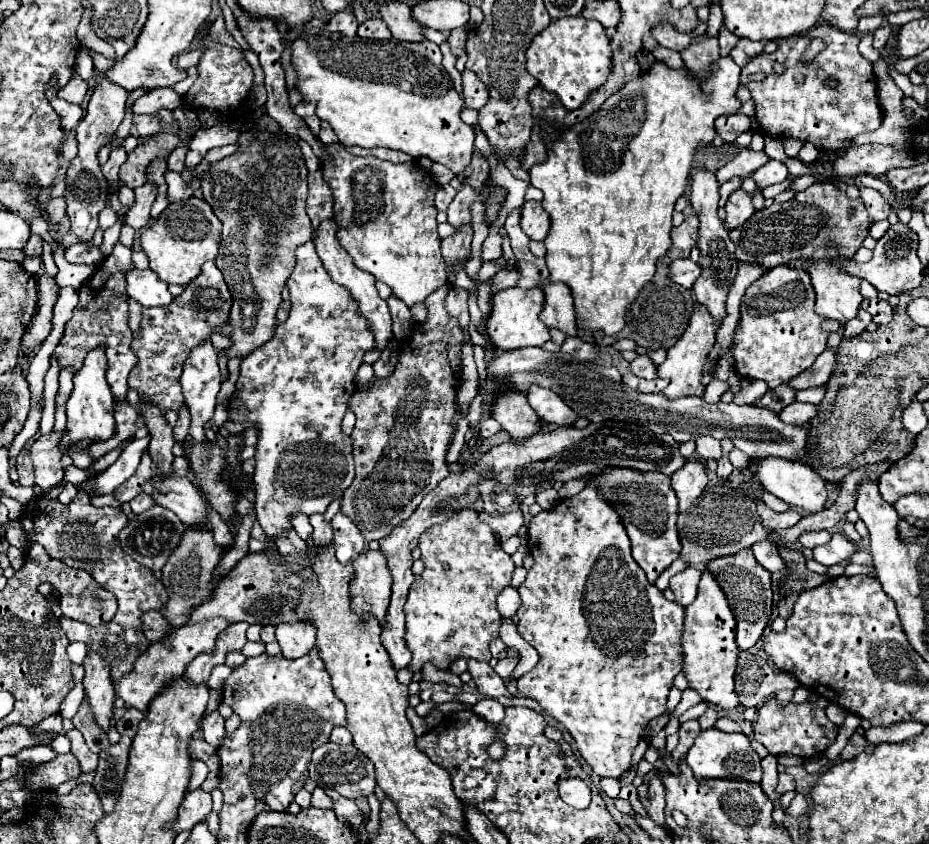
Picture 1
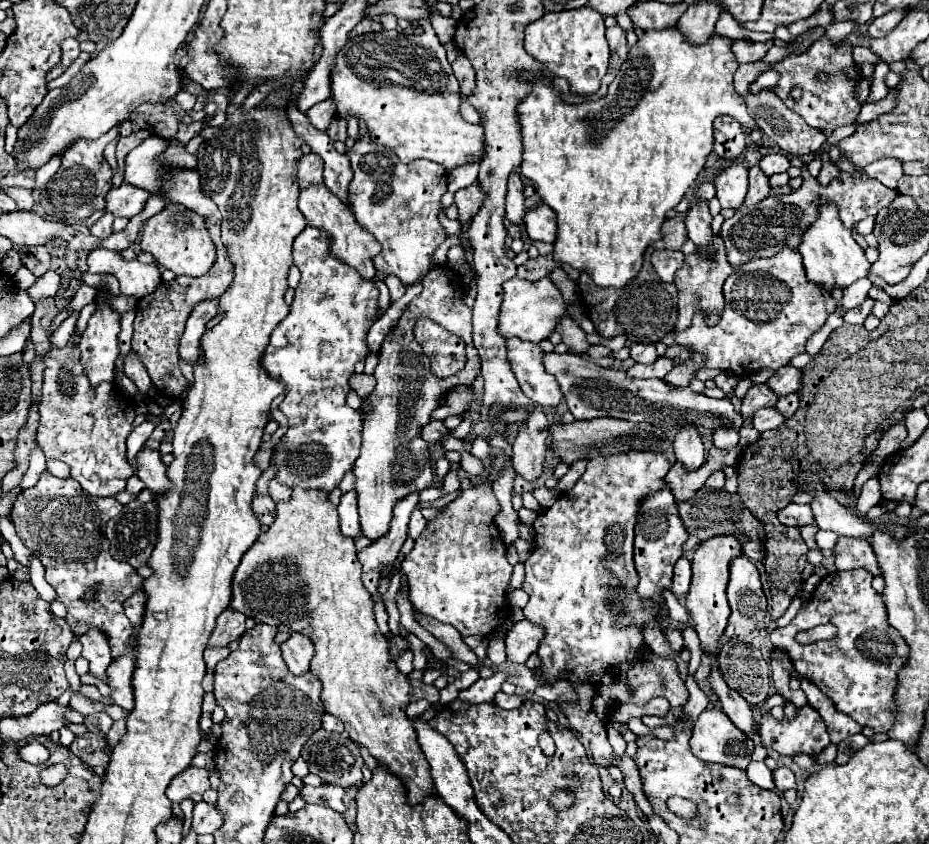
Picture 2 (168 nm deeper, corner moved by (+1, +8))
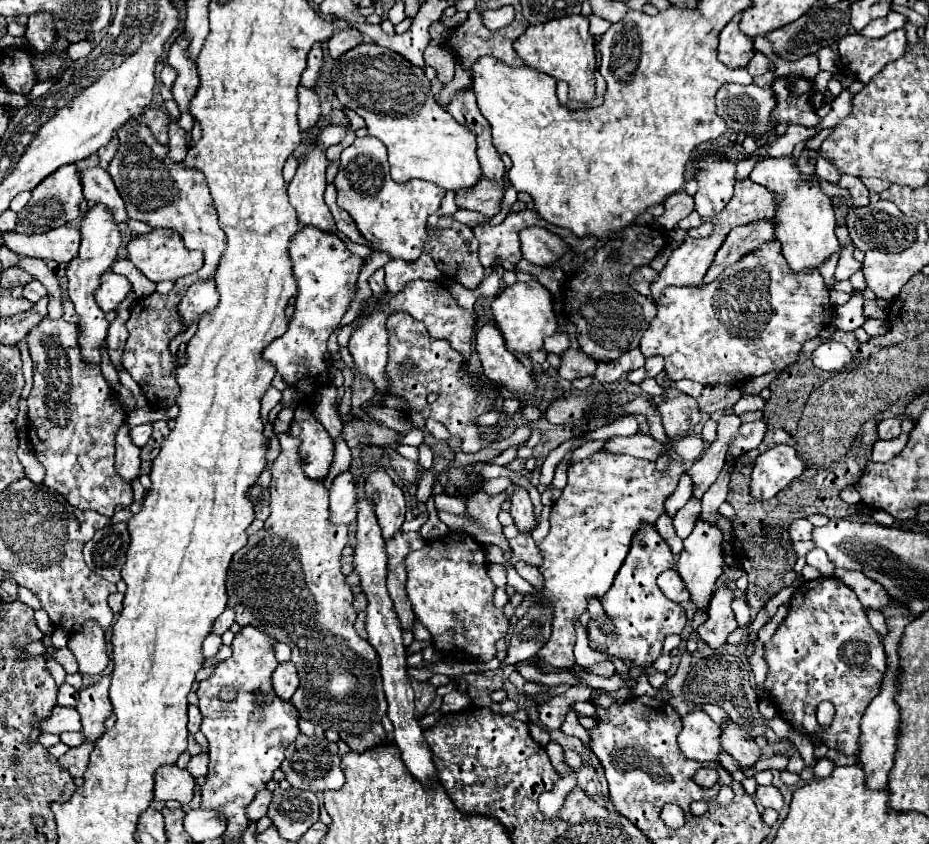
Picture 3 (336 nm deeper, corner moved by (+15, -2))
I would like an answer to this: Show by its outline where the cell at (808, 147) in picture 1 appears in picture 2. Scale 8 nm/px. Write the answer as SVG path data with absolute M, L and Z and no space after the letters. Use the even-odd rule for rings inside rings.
M804 165L802 167L802 179L804 179L804 183L798 191L792 191L788 195L768 195L766 199L762 199L756 205L740 207L734 213L734 217L724 221L720 235L724 239L730 265L736 267L736 265L748 263L748 261L758 259L758 257L774 257L782 249L796 251L802 243L804 231L814 223L814 219L818 219L822 205L836 205L838 213L840 213L840 221L852 231L856 243L862 249L866 249L868 245L866 245L864 237L854 231L854 225L860 219L864 219L868 215L876 215L880 209L888 207L894 201L894 197L898 195L894 189L888 189L886 185L882 185L876 179L870 179L864 173L862 175L860 173L856 173L856 175L842 173L840 177L832 179L824 187L818 183L816 177L812 177L808 173L808 167Z

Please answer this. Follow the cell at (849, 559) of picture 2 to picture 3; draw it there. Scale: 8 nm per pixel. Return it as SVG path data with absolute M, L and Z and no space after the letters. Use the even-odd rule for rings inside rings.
M836 569L834 577L842 579L860 599L860 603L866 609L874 609L874 611L882 611L890 597L888 593L884 593L882 585L876 585L876 581L868 581L868 577L862 577L862 573L852 573L852 571L844 571L844 569Z

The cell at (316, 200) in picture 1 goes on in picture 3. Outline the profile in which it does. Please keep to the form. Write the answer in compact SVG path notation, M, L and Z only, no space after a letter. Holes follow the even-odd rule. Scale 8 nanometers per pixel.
M330 123L330 125L326 125L326 127L322 129L322 133L320 133L320 141L322 141L326 147L338 145L338 143L346 137L348 129L350 129L350 125L348 125L348 123L340 123L340 125Z

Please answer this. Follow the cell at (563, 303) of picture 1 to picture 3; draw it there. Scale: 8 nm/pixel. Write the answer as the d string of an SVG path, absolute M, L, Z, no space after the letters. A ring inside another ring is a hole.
M570 347L562 353L562 365L558 369L560 377L566 381L574 381L578 377L594 377L598 363L588 357L586 353L580 353L580 349Z

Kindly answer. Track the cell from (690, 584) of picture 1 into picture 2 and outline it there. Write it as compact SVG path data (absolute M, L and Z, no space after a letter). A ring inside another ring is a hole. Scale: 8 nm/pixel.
M680 557L674 565L674 577L672 577L672 593L676 597L686 595L686 591L690 589L690 559L688 557Z

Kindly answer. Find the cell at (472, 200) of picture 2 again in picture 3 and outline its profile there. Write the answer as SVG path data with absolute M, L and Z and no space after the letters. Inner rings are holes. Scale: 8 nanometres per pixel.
M480 179L478 185L468 189L468 193L458 193L456 203L460 209L470 209L486 217L494 217L500 211L502 197L504 197L504 181Z

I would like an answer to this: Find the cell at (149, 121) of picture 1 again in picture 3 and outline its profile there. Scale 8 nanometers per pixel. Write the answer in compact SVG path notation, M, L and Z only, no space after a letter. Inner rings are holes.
M150 107L150 109L146 109L146 111L138 117L138 121L144 123L144 125L148 125L150 131L154 133L154 137L156 137L162 145L168 143L168 123L170 123L170 117L168 117L166 111L160 111L160 109Z

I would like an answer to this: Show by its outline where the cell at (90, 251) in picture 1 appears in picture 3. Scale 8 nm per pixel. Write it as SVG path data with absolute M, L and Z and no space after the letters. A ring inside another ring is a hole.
M64 225L42 235L18 235L10 231L2 237L4 245L20 257L38 257L56 263L70 263L78 255L80 245L80 231L72 225Z

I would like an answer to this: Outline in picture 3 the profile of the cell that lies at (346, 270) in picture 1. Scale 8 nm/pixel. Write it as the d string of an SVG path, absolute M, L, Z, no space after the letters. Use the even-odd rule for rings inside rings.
M312 133L310 135L310 143L304 151L304 161L298 165L296 169L296 175L294 179L290 181L288 185L288 197L290 197L290 203L292 207L296 209L298 213L298 221L302 225L312 225L312 227L318 227L322 231L336 231L336 225L334 225L334 219L332 219L332 213L328 209L328 205L324 203L324 189L326 189L326 169L330 165L330 161L326 159L326 153L318 147L314 147L318 141L318 135Z

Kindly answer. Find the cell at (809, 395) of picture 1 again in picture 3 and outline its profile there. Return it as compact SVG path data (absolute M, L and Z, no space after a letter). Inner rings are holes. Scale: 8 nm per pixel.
M764 419L756 421L756 423L742 423L740 429L738 429L738 433L730 441L728 457L740 457L742 453L748 453L748 451L756 449L762 443L764 433L766 433Z

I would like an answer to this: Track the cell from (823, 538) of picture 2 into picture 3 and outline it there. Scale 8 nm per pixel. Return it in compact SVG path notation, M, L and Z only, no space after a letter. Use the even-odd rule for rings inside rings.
M812 549L808 555L806 555L806 561L808 561L808 565L812 565L812 567L816 567L818 571L820 571L820 575L824 577L824 575L832 575L834 573L834 565L832 565L832 561L828 559L828 555L822 551L822 549Z

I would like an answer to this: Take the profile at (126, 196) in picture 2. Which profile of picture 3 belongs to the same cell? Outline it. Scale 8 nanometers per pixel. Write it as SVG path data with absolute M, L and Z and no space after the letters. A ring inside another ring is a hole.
M94 167L94 169L82 169L80 171L80 181L82 181L82 191L84 197L90 205L102 203L108 205L108 209L114 213L114 219L122 223L126 219L124 213L124 203L120 201L118 189L106 169Z

